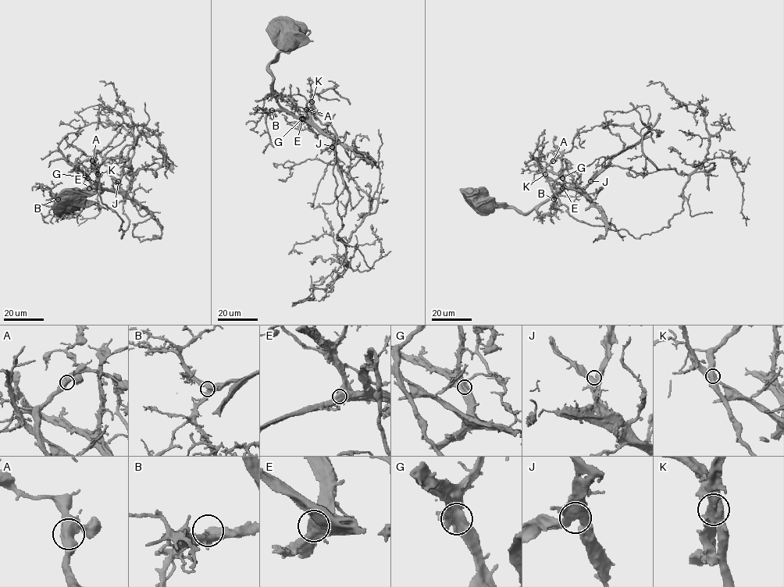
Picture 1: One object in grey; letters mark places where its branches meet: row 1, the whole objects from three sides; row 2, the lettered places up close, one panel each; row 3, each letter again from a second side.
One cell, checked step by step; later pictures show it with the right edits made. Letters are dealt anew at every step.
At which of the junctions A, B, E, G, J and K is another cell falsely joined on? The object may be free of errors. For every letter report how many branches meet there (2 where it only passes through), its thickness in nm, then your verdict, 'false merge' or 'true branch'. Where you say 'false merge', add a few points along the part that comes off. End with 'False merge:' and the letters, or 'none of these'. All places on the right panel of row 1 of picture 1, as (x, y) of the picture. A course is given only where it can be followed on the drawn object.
A: 3 branches meet; 550 nm thick; true branch
B: 3 branches meet; 440 nm thick; true branch
E: 3 branches meet; 550 nm thick; true branch
G: 3 branches meet; 600 nm thick; true branch
J: 3 branches meet; 480 nm thick; true branch
K: 3 branches meet; 600 nm thick; false merge; foreign part runs (545, 174), (579, 220), (658, 231), (688, 176), (657, 168), (604, 113), (647, 105), (650, 128)
False merge: K

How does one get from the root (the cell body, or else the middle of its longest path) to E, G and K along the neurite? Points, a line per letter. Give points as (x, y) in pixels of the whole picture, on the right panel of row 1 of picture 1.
E: (473, 196), (482, 194), (491, 197), (502, 207), (529, 213), (562, 188)
G: (473, 196), (482, 194), (491, 197), (502, 207), (529, 213), (562, 188), (562, 178)
K: (473, 196), (482, 194), (491, 197), (502, 207), (529, 213), (564, 188), (545, 174)

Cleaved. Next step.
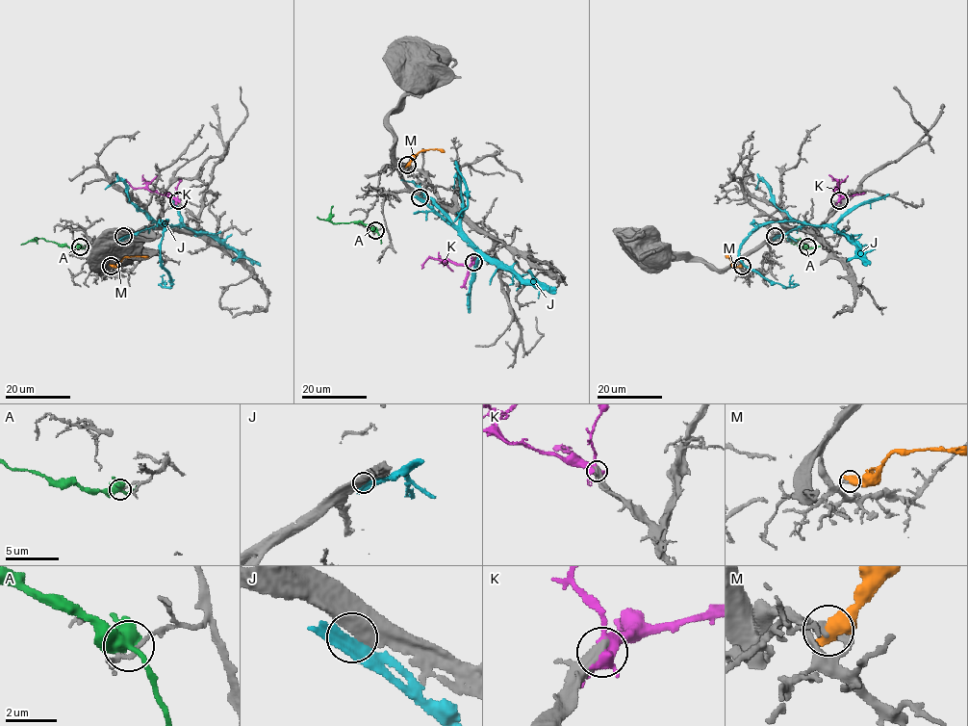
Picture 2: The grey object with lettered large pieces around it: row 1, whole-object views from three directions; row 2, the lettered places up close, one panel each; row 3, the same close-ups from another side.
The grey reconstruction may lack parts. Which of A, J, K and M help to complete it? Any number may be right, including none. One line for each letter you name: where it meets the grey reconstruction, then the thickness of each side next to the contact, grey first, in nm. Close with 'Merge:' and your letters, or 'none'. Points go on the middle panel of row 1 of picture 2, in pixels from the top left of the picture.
K: meets grey at (473, 262); 480 nm thick on the grey side, 440 nm on the other
Merge: K

